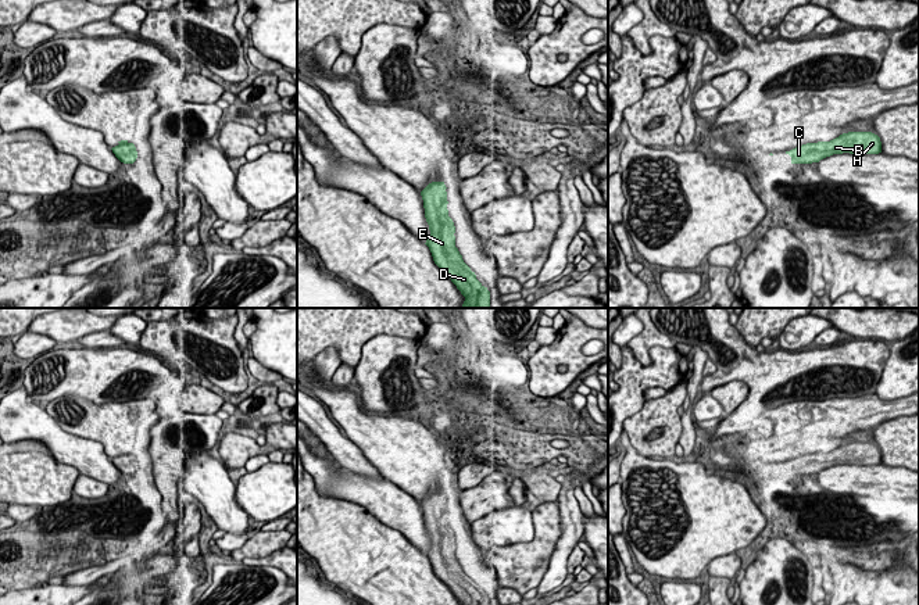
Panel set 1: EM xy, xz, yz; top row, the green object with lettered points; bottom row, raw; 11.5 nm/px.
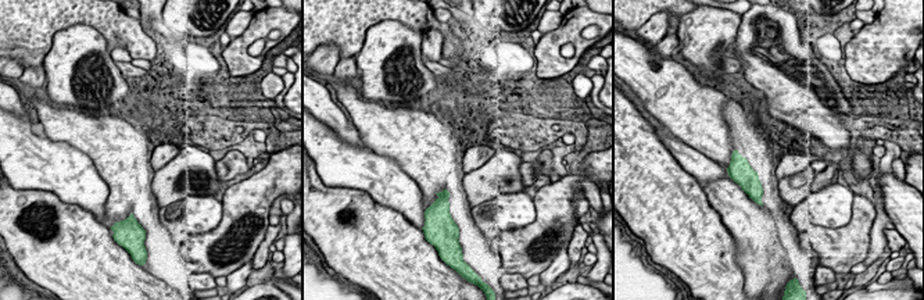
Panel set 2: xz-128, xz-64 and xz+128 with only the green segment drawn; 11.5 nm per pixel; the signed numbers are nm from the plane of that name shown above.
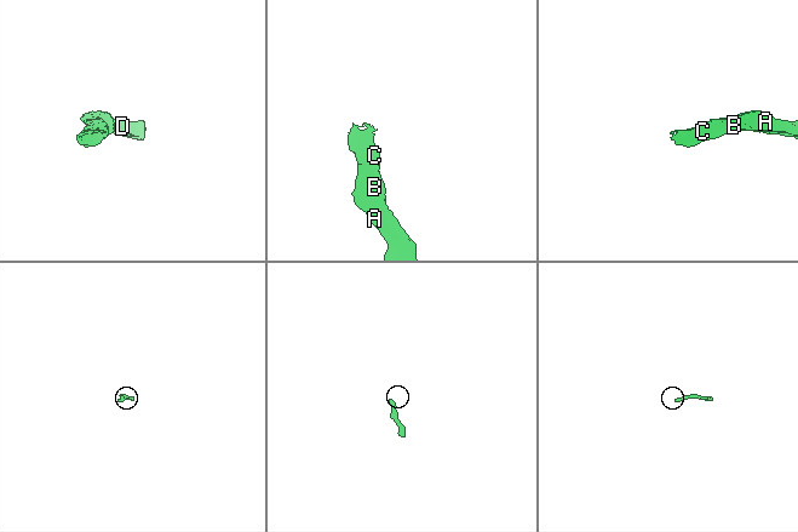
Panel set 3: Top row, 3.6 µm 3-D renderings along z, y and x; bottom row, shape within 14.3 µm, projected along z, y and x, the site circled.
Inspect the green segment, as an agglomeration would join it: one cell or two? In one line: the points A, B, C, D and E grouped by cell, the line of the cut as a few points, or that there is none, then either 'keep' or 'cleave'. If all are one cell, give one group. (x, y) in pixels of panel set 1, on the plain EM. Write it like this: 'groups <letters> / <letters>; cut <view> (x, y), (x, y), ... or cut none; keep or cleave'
groups A B C D E; cut none; keep

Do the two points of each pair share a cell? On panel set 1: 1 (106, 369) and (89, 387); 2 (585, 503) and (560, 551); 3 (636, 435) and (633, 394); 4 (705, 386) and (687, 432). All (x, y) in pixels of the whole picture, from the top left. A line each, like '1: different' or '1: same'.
1: same
2: different
3: different
4: different

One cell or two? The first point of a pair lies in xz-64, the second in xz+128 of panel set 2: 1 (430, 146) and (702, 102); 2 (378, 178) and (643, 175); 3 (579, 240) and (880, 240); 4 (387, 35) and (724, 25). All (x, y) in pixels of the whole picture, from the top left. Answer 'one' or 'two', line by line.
1: one
2: two
3: two
4: one

